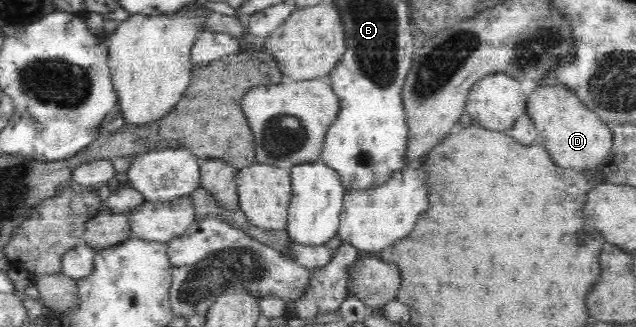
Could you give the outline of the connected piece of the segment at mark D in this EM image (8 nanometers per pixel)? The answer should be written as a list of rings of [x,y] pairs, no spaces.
[[[561,84],[552,87],[544,85],[527,93],[526,114],[536,126],[538,143],[548,151],[556,165],[583,171],[588,167],[598,167],[607,159],[613,147],[612,130],[574,92]]]

